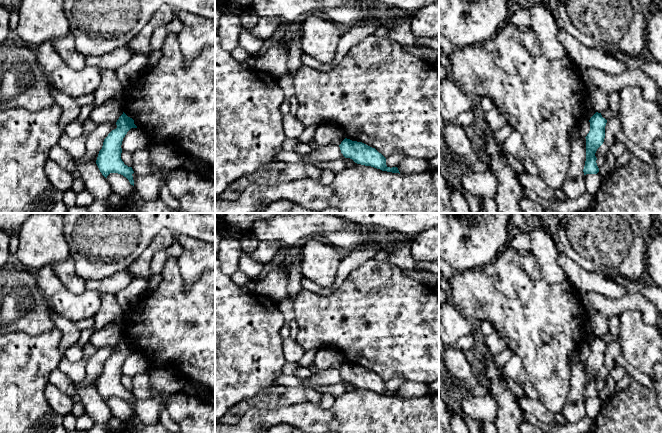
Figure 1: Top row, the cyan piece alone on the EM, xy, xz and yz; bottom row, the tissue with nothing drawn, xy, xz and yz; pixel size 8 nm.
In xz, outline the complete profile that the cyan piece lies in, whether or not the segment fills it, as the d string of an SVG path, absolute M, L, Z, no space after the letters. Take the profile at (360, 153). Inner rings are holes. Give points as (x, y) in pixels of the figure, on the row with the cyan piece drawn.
M345 138L339 147L345 158L350 158L357 164L400 174L397 167L390 168L386 165L386 158L381 153L379 153L375 148L362 142L352 141Z

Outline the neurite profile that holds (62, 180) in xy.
M48 159L45 164L45 173L50 183L58 190L66 192L72 187L73 174L62 169L56 162Z

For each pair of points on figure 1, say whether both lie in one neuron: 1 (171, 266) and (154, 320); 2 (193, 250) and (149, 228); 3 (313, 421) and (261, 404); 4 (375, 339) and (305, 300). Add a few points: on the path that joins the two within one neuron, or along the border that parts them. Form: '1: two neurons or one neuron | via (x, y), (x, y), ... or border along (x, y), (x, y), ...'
1: one neuron | via (170, 279), (169, 305), (167, 307)
2: two neurons | border along (176, 235), (189, 235), (200, 240)
3: two neurons | border along (299, 403), (291, 403), (276, 408), (253, 408)
4: one neuron | via (358, 324), (341, 324), (322, 317)

